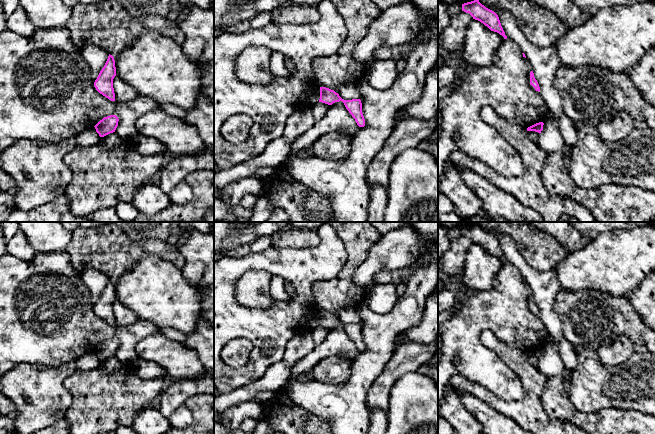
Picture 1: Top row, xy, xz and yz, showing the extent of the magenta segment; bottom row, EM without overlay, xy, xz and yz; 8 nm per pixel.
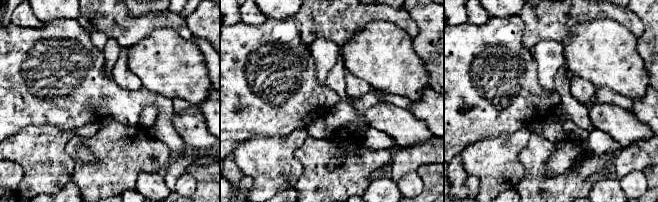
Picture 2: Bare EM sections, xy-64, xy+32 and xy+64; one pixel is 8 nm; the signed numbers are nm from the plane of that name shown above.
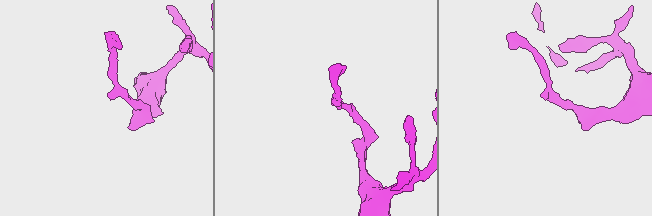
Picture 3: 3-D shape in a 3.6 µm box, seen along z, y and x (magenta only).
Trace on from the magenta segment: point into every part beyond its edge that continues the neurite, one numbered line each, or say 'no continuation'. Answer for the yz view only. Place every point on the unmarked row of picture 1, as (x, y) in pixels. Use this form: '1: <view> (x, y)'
no continuation

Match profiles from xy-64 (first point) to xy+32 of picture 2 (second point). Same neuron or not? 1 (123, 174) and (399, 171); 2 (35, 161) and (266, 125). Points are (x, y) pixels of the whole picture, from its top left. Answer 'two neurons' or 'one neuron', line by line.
1: two neurons
2: two neurons

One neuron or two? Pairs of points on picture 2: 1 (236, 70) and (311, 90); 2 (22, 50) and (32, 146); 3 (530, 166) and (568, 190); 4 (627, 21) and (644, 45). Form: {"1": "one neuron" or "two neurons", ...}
{"1": "one neuron", "2": "two neurons", "3": "one neuron", "4": "two neurons"}

